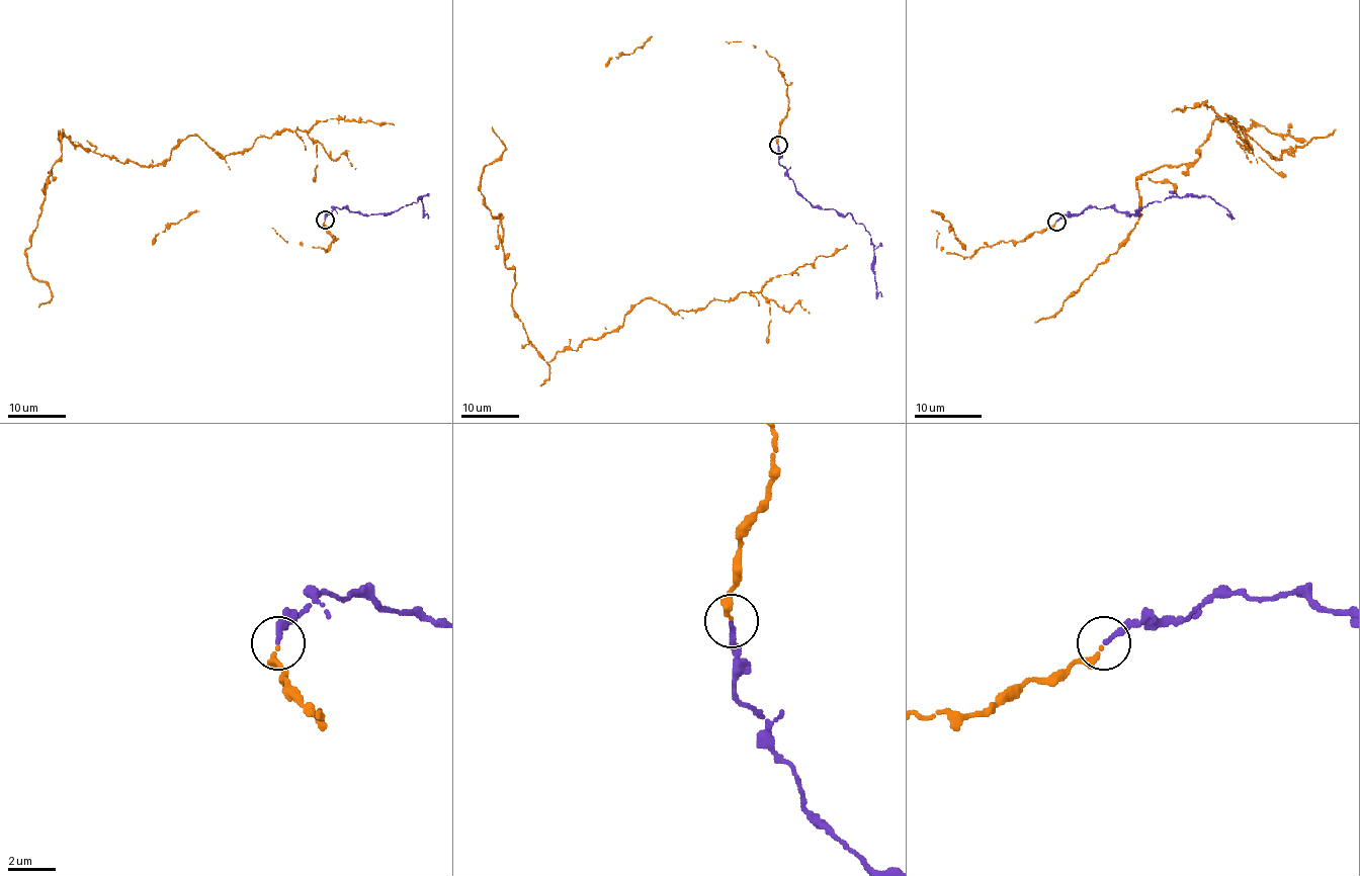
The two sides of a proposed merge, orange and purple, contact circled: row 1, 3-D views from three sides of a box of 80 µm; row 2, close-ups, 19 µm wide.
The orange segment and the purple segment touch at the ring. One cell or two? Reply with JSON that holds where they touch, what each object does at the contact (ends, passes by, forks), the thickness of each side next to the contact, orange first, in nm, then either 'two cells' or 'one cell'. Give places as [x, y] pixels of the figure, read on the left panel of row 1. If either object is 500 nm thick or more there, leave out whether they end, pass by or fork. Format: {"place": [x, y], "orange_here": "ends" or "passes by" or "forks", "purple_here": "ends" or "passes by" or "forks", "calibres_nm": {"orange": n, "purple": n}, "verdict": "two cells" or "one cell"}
{"place": [325, 220], "orange_here": "ends", "purple_here": "ends", "calibres_nm": {"orange": 240, "purple": 240}, "verdict": "one cell"}

